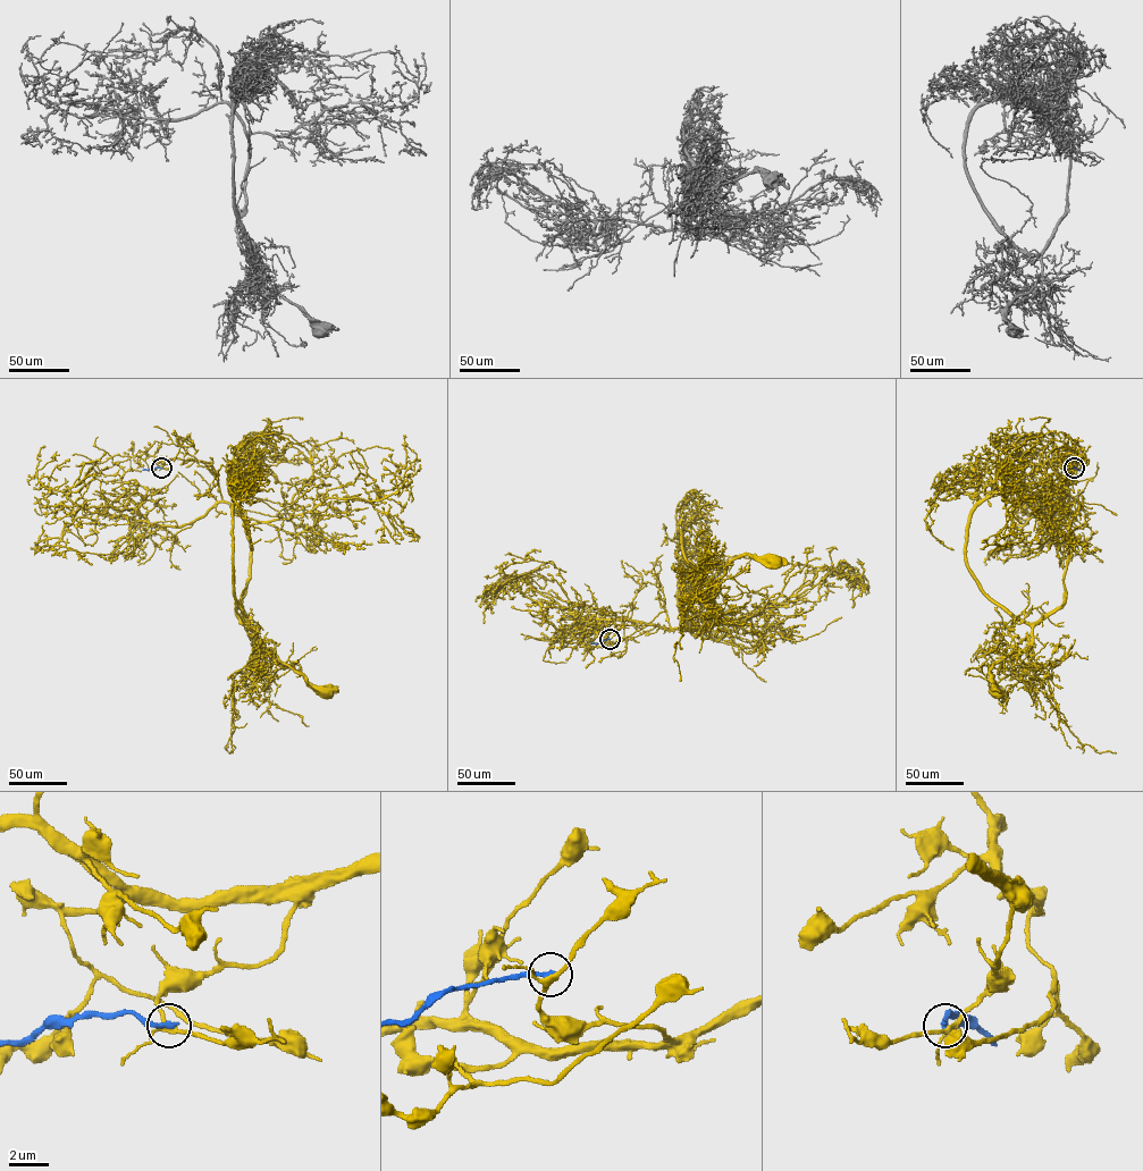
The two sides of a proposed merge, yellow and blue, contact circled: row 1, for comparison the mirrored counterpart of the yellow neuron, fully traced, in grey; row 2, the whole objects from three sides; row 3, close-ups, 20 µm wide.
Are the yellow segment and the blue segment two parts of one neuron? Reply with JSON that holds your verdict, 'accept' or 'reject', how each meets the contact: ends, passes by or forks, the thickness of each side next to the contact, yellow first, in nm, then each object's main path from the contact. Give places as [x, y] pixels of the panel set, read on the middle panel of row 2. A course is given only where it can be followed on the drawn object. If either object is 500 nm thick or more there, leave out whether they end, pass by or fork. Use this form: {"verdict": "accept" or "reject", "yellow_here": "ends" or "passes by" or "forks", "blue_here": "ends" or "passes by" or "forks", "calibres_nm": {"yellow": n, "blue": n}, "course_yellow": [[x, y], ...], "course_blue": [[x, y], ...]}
{"verdict": "reject", "yellow_here": "forks", "blue_here": "ends", "calibres_nm": {"yellow": 240, "blue": 280}, "course_yellow": [[610, 639], [624, 640], [661, 612], [671, 628], [695, 637], [685, 611], [732, 561], [775, 561]], "course_blue": [[610, 639], [590, 642]]}

